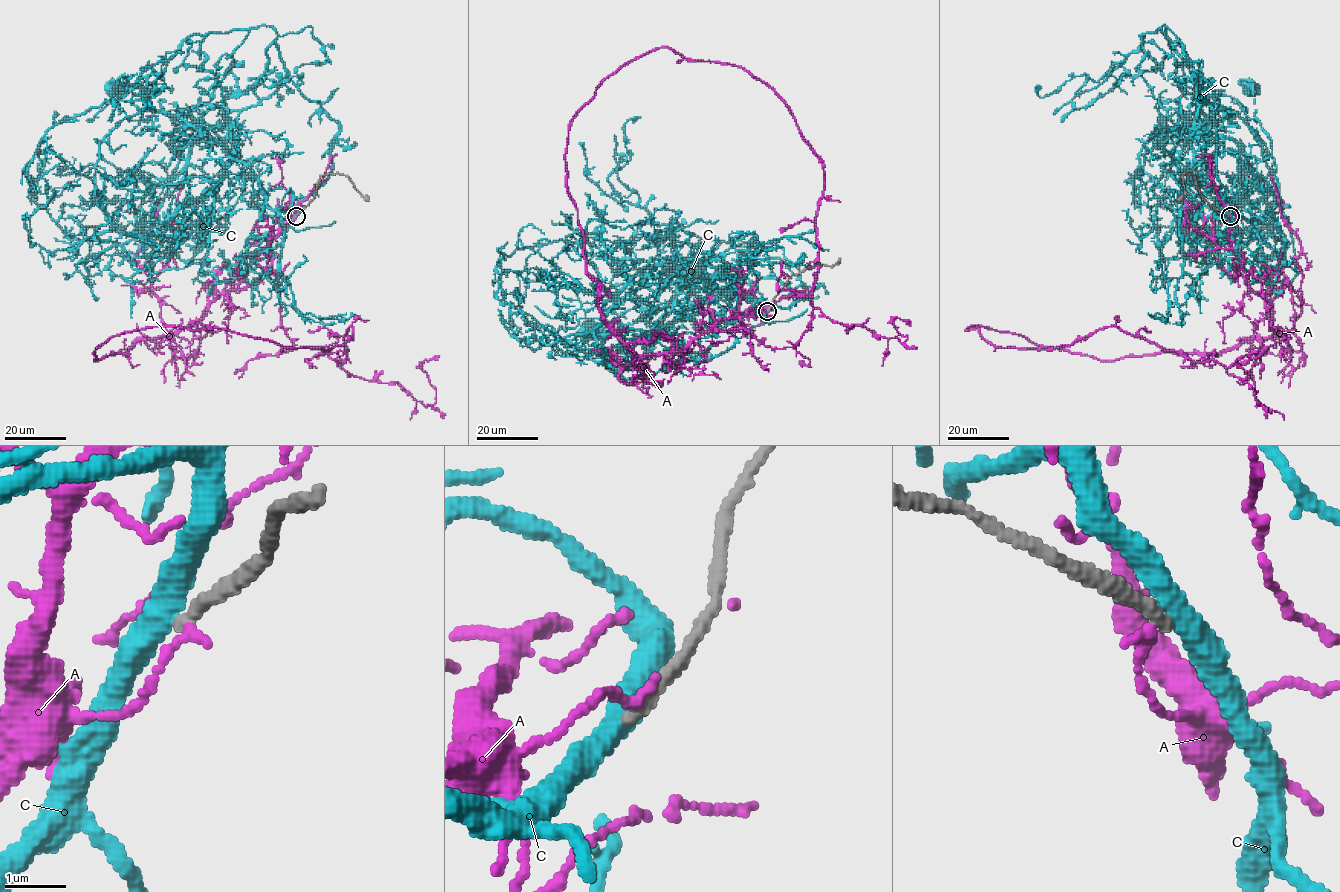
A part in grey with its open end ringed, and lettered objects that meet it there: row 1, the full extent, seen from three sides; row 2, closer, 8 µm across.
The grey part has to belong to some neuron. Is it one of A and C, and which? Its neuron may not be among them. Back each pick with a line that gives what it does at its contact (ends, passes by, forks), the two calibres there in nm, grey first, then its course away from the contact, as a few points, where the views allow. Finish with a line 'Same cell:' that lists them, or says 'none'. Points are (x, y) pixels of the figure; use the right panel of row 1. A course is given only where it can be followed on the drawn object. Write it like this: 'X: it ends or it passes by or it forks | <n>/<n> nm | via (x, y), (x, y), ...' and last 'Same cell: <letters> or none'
Same cell: none

